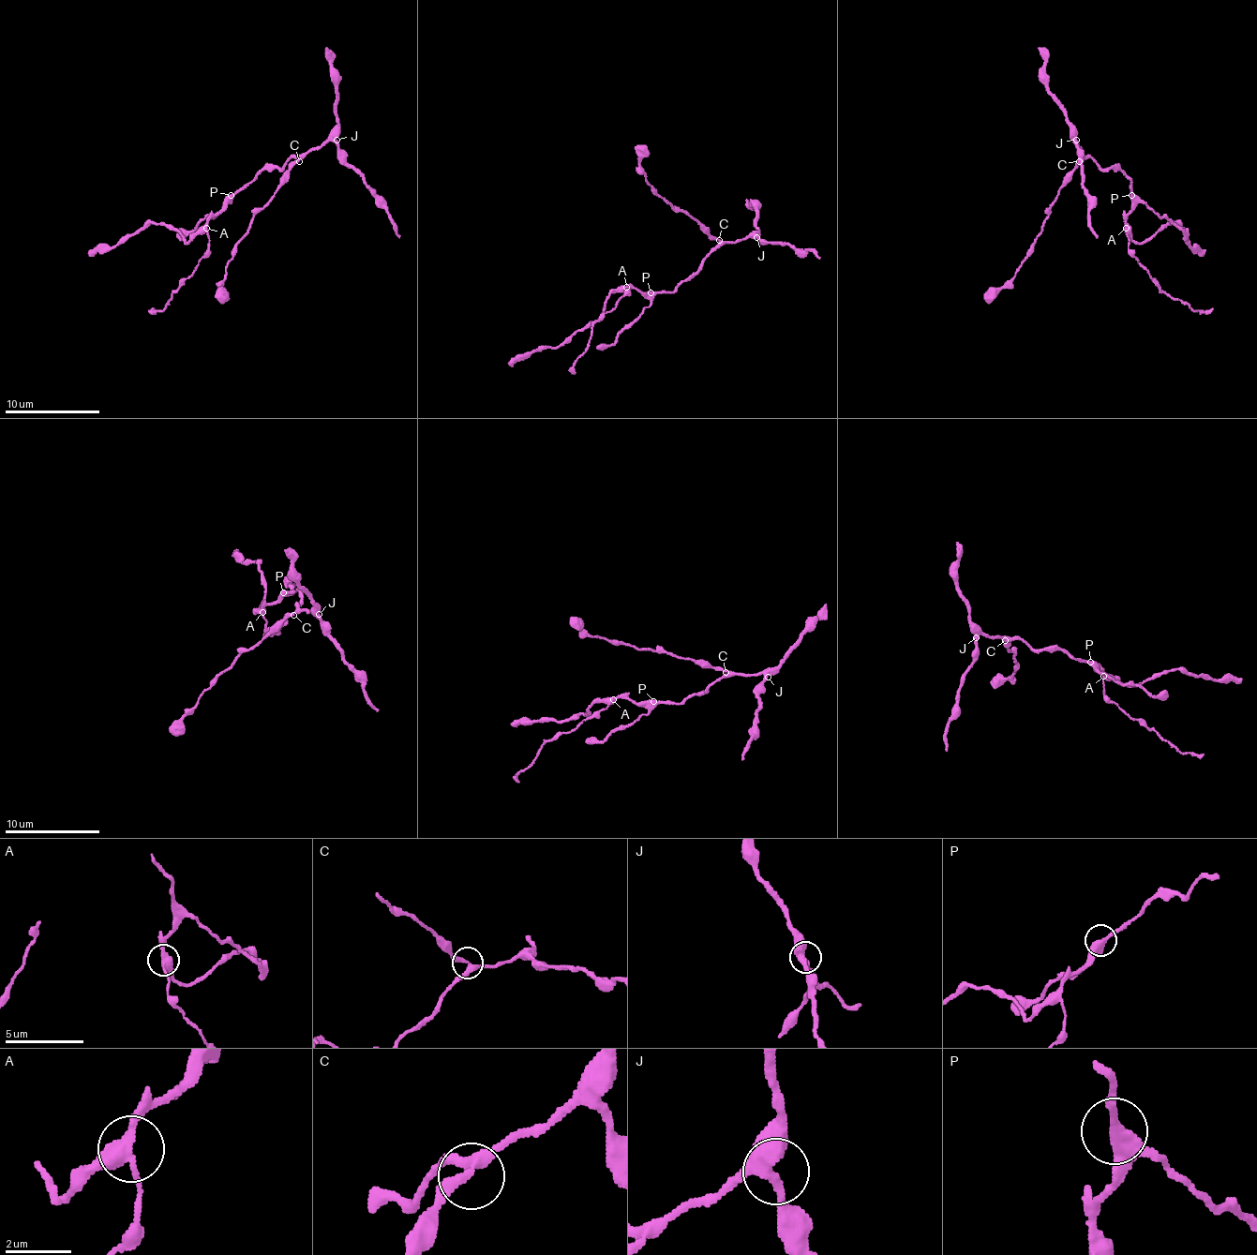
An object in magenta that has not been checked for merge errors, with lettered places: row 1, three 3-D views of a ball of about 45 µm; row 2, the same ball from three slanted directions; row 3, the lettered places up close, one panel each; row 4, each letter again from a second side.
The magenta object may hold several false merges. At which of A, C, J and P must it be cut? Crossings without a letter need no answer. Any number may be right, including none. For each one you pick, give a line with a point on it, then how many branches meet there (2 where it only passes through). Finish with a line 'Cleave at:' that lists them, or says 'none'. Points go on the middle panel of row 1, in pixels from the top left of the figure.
A: (626, 287) | 3
Cleave at: A

